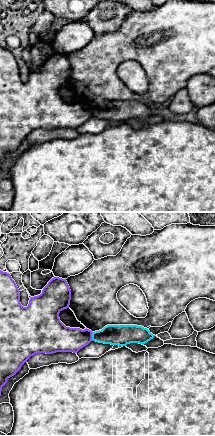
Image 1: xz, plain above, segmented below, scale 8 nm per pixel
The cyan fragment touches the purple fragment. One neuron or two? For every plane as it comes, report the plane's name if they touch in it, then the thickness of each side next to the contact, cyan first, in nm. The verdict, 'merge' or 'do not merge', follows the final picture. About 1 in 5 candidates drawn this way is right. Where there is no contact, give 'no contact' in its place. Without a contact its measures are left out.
contact in xz; calibres 170 and 200 nm

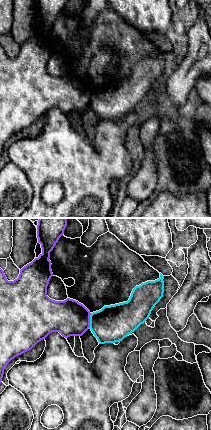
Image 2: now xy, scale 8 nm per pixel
contact in xy; calibres 300 and 280 nm

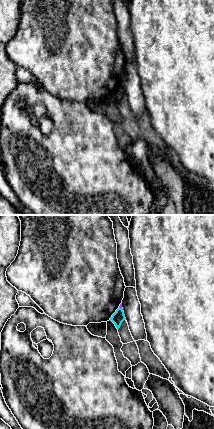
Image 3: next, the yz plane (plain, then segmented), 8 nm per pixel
contact in yz; calibres 100 and 20 nm

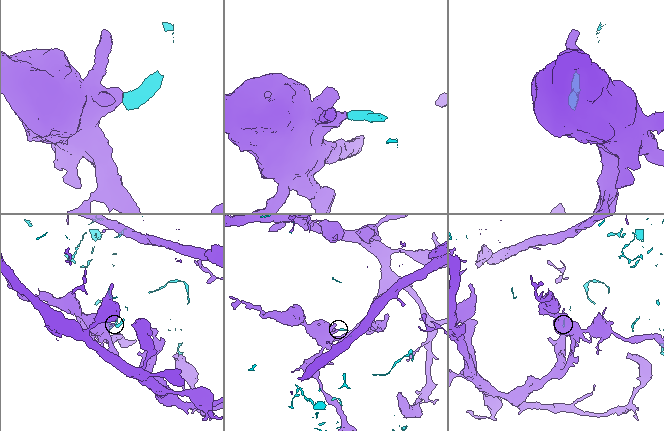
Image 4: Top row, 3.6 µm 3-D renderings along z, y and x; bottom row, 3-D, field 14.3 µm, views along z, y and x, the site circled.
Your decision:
do not merge

